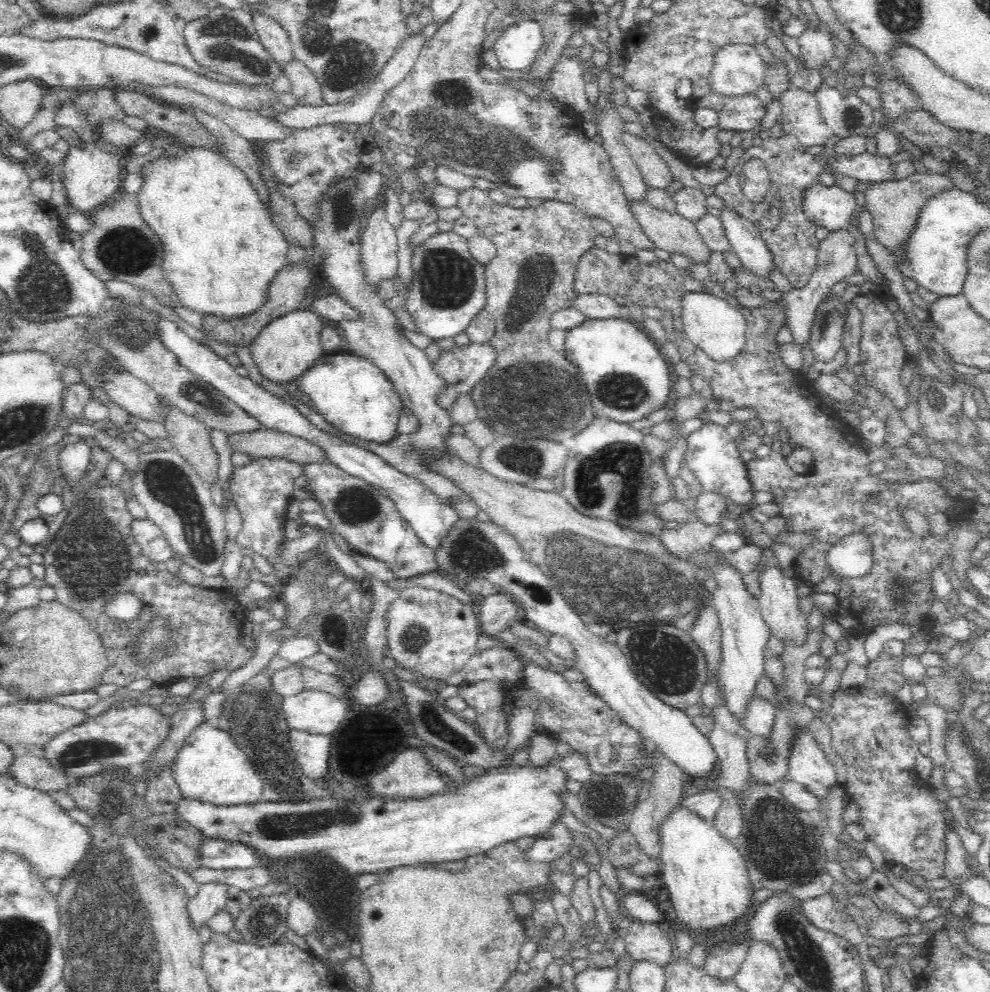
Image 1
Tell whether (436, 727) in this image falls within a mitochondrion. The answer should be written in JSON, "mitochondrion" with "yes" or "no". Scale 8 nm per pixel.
{"mitochondrion":"yes"}

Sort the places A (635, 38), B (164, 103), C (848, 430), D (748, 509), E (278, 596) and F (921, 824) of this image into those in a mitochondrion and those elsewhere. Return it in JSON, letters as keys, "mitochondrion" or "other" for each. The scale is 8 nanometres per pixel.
{"A":"other","B":"other","C":"other","D":"other","E":"other","F":"other"}

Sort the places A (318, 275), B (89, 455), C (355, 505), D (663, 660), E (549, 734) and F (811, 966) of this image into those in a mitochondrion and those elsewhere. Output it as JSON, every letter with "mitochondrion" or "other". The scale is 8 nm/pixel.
{"A":"other","B":"other","C":"mitochondrion","D":"mitochondrion","E":"other","F":"mitochondrion"}

